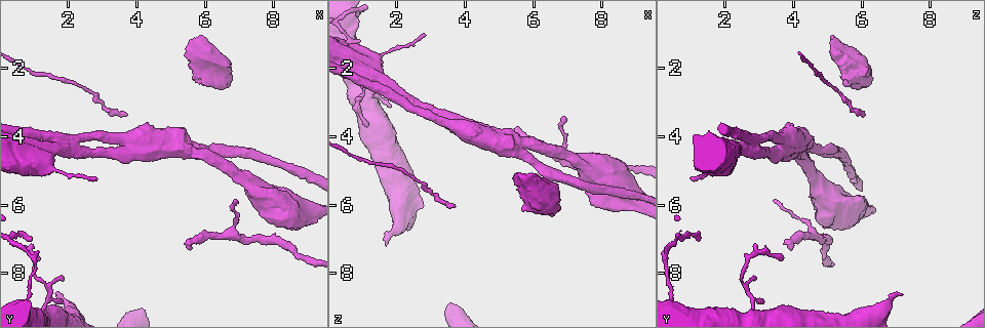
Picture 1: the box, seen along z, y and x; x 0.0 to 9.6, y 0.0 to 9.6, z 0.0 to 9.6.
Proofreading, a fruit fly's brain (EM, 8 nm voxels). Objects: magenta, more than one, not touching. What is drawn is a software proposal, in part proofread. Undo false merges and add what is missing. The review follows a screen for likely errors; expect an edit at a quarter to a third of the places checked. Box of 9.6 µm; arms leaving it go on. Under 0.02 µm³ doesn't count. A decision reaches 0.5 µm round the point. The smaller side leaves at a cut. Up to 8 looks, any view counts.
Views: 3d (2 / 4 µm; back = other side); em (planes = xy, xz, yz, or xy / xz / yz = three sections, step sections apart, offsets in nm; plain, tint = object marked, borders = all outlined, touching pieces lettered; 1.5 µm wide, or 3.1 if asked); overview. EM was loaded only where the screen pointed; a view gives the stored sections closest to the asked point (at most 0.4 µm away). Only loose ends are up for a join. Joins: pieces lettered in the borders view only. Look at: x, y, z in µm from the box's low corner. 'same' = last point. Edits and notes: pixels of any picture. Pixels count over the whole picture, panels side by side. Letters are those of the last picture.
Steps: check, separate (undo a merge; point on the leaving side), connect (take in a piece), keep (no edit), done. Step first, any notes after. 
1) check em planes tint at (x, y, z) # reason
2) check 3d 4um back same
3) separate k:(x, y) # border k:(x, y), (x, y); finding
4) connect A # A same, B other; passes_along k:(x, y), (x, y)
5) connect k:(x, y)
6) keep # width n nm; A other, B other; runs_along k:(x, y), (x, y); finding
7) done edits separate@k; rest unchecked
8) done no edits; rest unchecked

check em planes borders at (5.20, 4.20, 4.15)

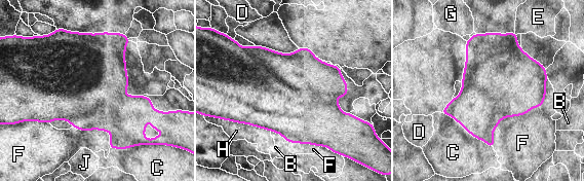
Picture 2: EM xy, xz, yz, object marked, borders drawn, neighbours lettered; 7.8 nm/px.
separate 2:(260, 99) # width 500 nm; longest_contact F 700 nm; B other, C other, D other, E other, F other, G other, H other, J other; a second neuron is stuck on

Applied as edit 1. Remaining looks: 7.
check 3d 4um at (5.85, 1.00, 5.10) # an open end

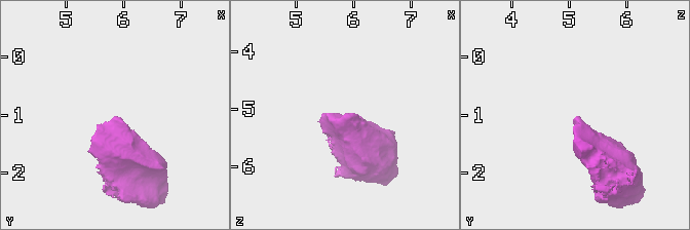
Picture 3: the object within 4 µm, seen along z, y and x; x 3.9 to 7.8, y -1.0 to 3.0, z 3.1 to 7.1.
check em planes borders at (5.85, 1.00, 5.10) # need the tissue

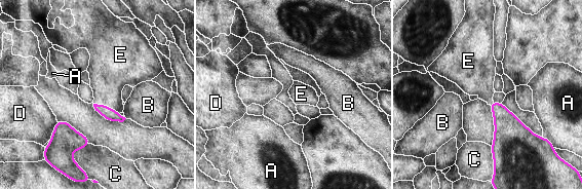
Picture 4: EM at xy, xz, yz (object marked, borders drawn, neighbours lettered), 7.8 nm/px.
connect E # A other, B other, C other, D other, E same; it goes on there

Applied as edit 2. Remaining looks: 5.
check overview

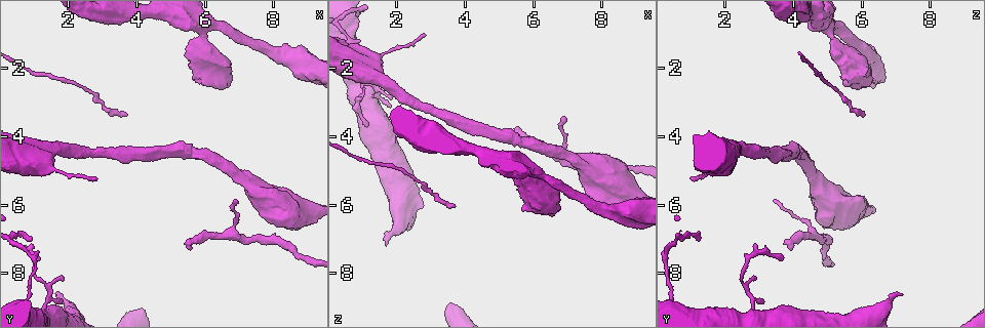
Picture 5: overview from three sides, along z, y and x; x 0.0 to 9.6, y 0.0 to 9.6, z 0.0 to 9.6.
check em planes borders at (6.95, 5.85, 3.40) # thin end

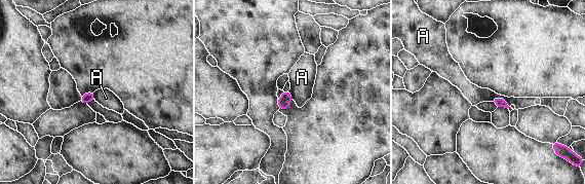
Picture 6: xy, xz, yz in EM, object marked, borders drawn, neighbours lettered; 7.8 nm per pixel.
keep # A other; none of them fits

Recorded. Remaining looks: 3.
check em yz step 4 tint at (1.65, 8.65, 7.15) # thick end

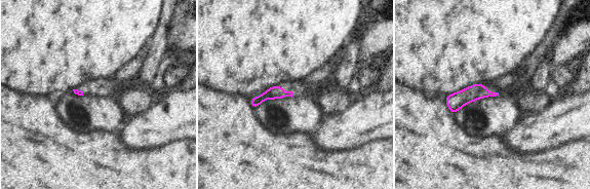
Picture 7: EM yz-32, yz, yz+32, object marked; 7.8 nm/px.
check em yz step 4 borders same # what lies round it

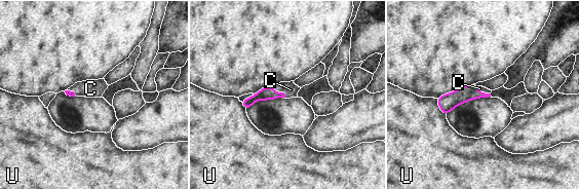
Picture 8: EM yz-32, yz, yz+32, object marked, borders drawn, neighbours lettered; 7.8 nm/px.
connect C # C same, U other; passes_along 8:(268, 92), (279, 92), (291, 89); the neuron continues

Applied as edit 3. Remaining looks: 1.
done edits separate@2, connect@4, connect@8; rest unchecked

